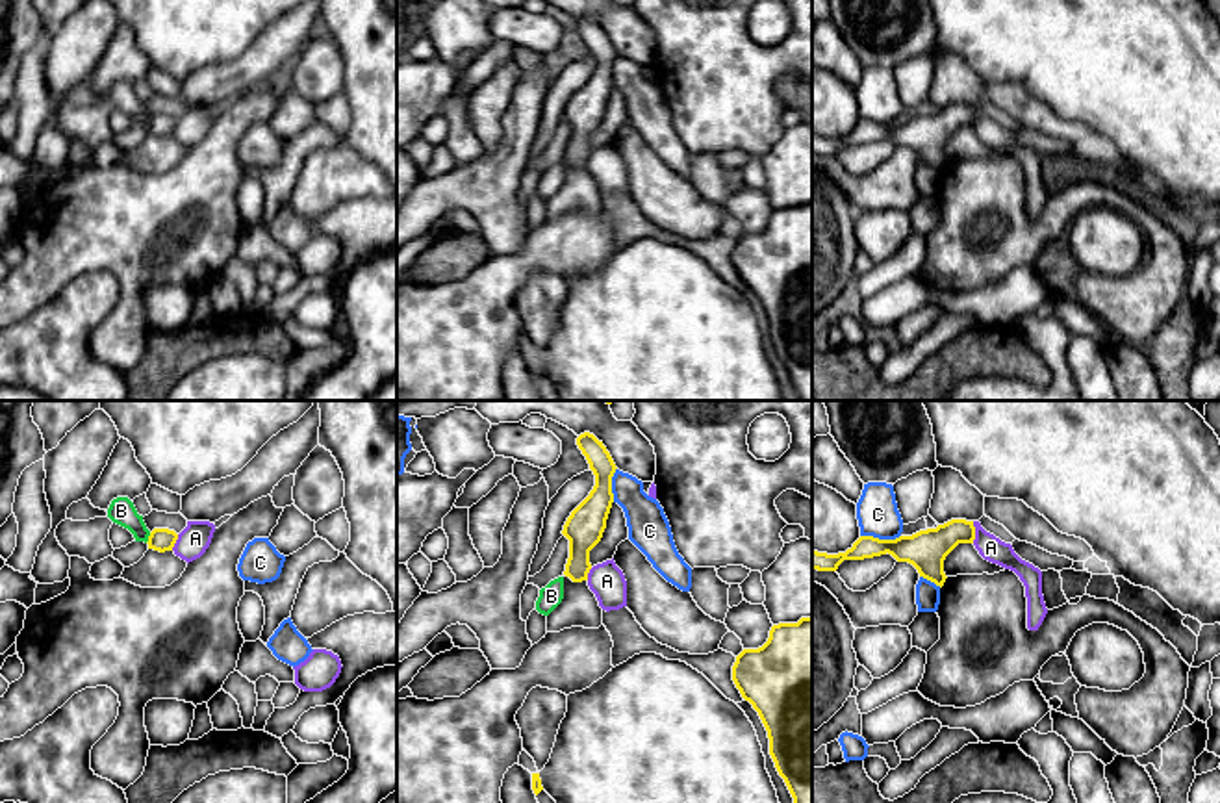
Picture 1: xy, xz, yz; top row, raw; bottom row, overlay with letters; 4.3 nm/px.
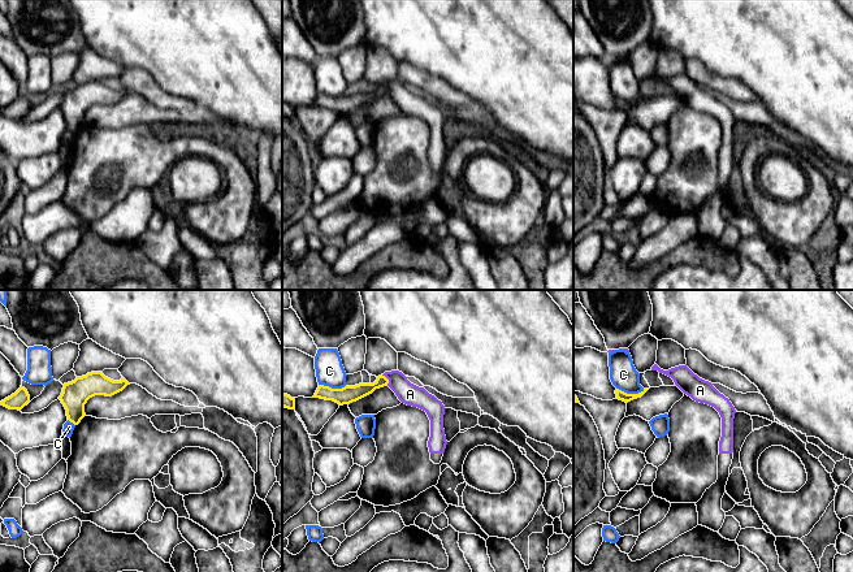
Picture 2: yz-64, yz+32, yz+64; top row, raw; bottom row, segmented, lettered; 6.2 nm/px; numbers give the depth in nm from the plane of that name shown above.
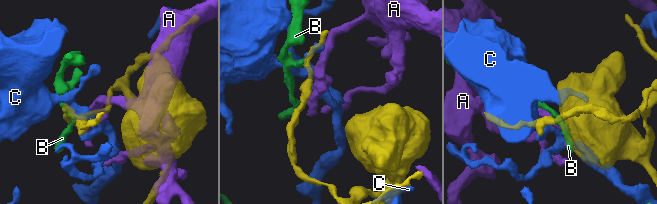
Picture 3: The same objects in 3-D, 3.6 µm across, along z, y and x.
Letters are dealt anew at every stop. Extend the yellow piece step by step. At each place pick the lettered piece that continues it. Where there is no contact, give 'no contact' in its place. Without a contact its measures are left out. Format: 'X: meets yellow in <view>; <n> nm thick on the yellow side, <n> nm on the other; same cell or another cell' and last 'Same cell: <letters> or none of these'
A: meets yellow in yz; 170 nm thick on the yellow side, 110 nm on the other; another cell
B: meets yellow in xy; 100 nm thick on the yellow side, 120 nm on the other; another cell
C: meets yellow in yz; 170 nm thick on the yellow side, 180 nm on the other; another cell
Same cell: none of these

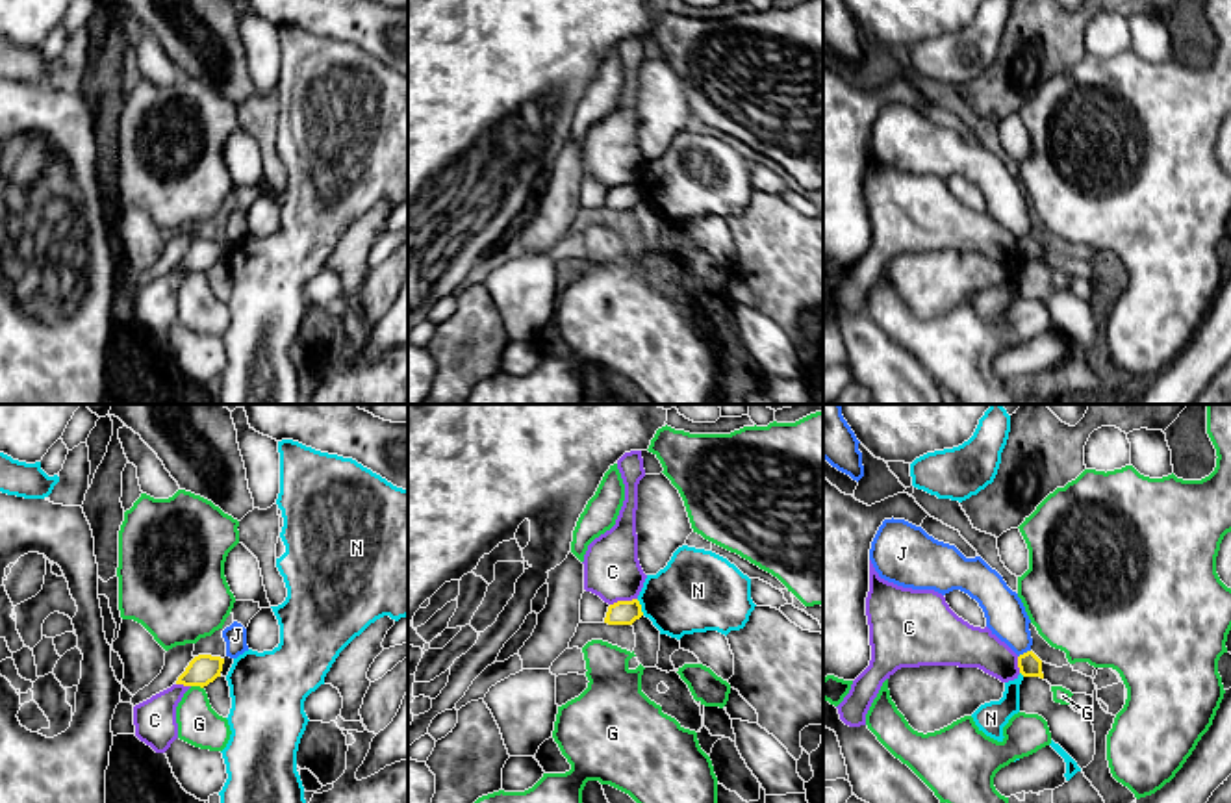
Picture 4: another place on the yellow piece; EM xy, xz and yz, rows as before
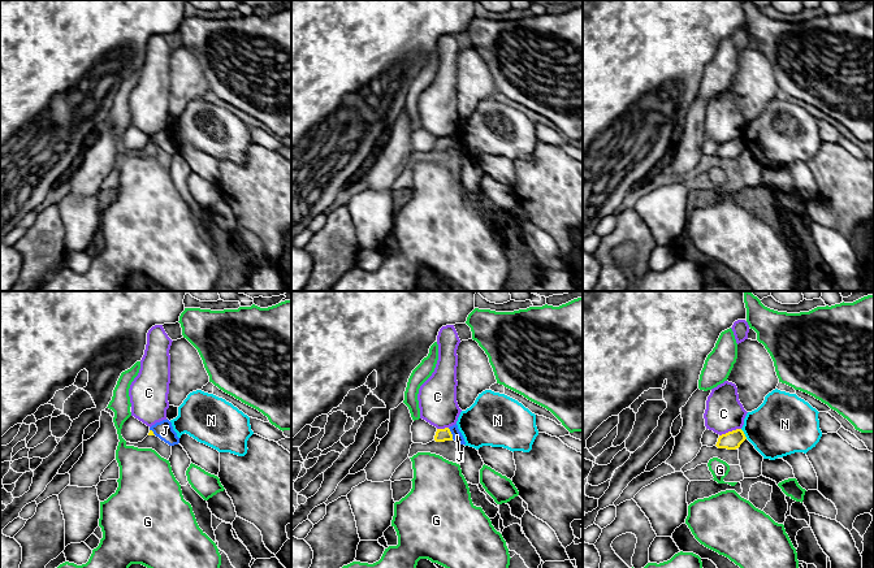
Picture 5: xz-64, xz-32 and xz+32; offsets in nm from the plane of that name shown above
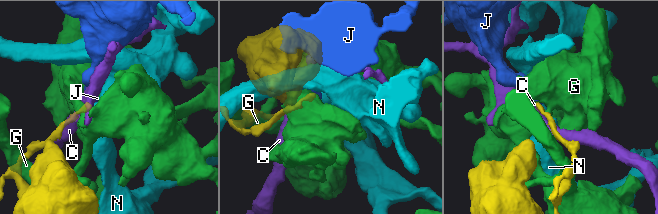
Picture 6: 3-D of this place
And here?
C: meets yellow in xz; 110 nm thick on the yellow side, 240 nm on the other; another cell
G: meets yellow in xy; 130 nm thick on the yellow side, 180 nm on the other; another cell
J: meets yellow in yz; 100 nm thick on the yellow side, 180 nm on the other; another cell
N: meets yellow in xz; 110 nm thick on the yellow side, 340 nm on the other; another cell
Same cell: none of these

